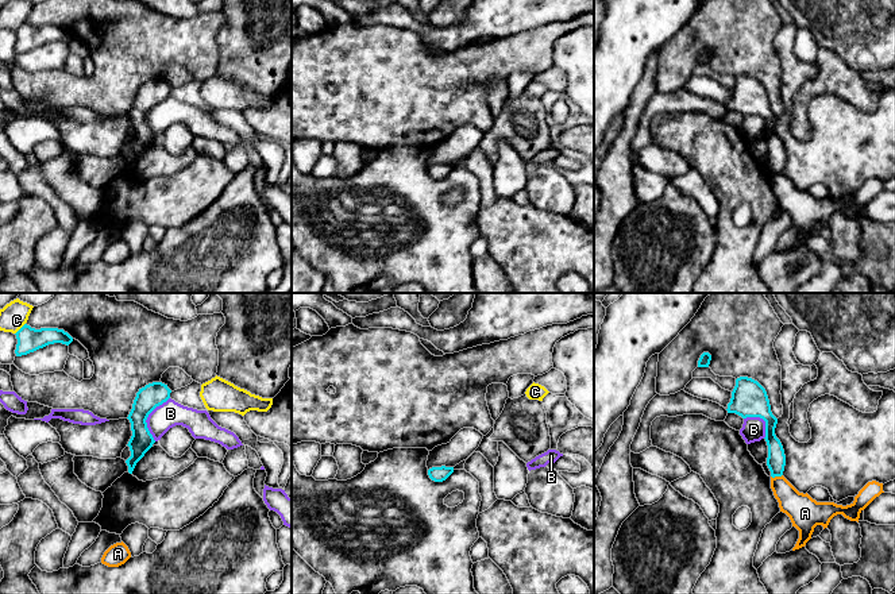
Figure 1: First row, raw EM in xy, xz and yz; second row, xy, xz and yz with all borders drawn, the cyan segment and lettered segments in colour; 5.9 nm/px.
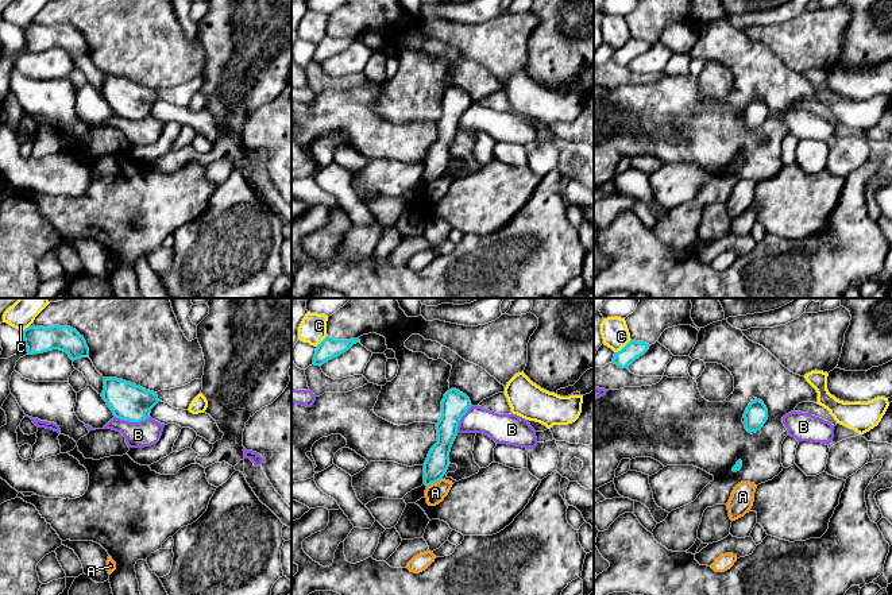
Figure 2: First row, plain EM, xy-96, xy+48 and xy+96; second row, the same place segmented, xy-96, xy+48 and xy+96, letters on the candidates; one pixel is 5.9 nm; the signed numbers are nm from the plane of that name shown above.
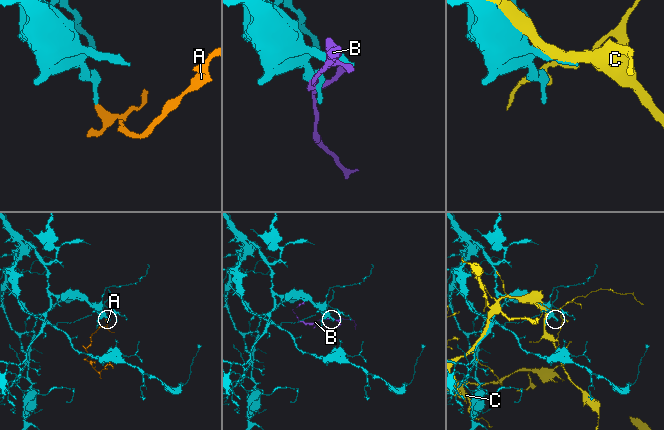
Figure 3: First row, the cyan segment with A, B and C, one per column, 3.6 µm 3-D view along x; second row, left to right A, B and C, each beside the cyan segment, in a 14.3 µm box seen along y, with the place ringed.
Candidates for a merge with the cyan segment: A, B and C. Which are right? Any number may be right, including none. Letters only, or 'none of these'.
none of these

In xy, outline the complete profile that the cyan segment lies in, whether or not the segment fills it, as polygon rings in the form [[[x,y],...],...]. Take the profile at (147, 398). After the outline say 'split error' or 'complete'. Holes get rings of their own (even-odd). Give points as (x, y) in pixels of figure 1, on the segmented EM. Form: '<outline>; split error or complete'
[[[153,382],[139,389],[128,414],[132,436],[128,441],[131,456],[126,460],[128,472],[132,474],[136,463],[155,443],[147,428],[148,414],[170,398],[171,390],[162,382]]]; complete

